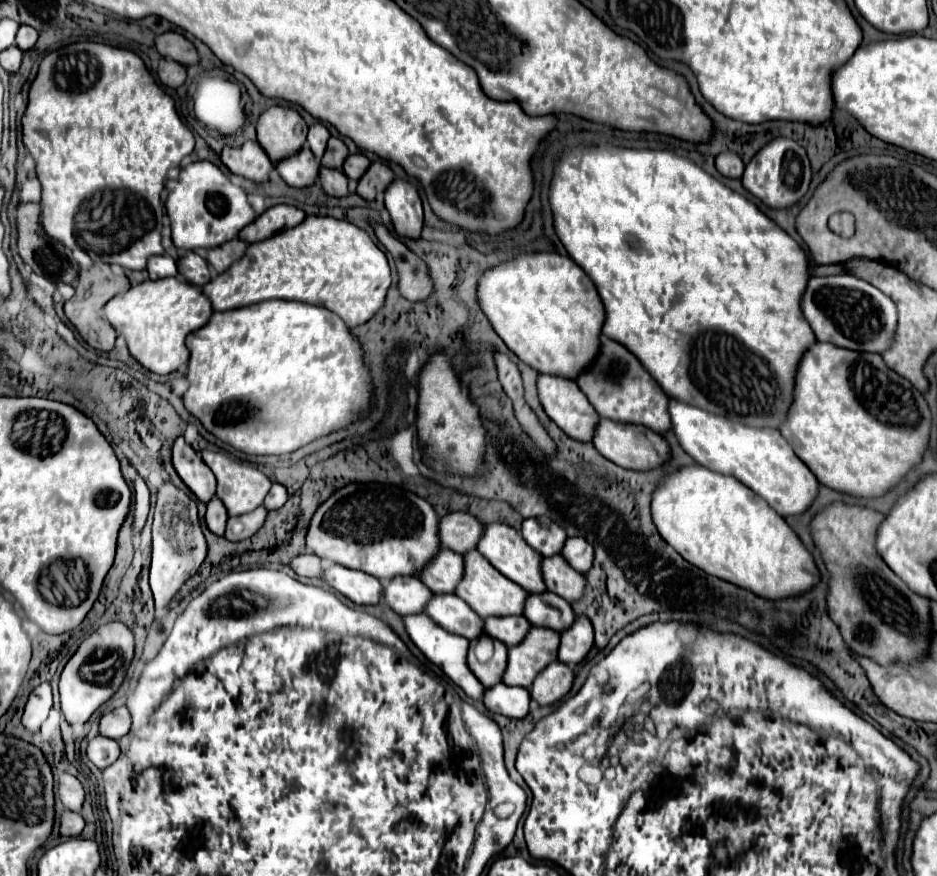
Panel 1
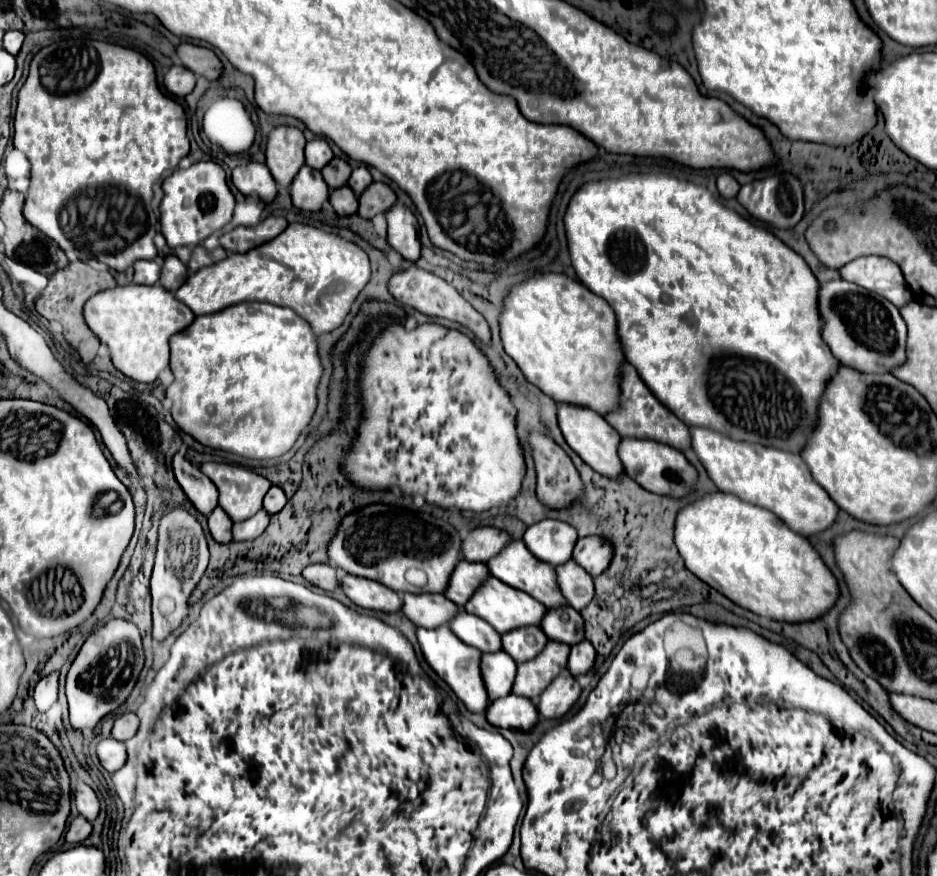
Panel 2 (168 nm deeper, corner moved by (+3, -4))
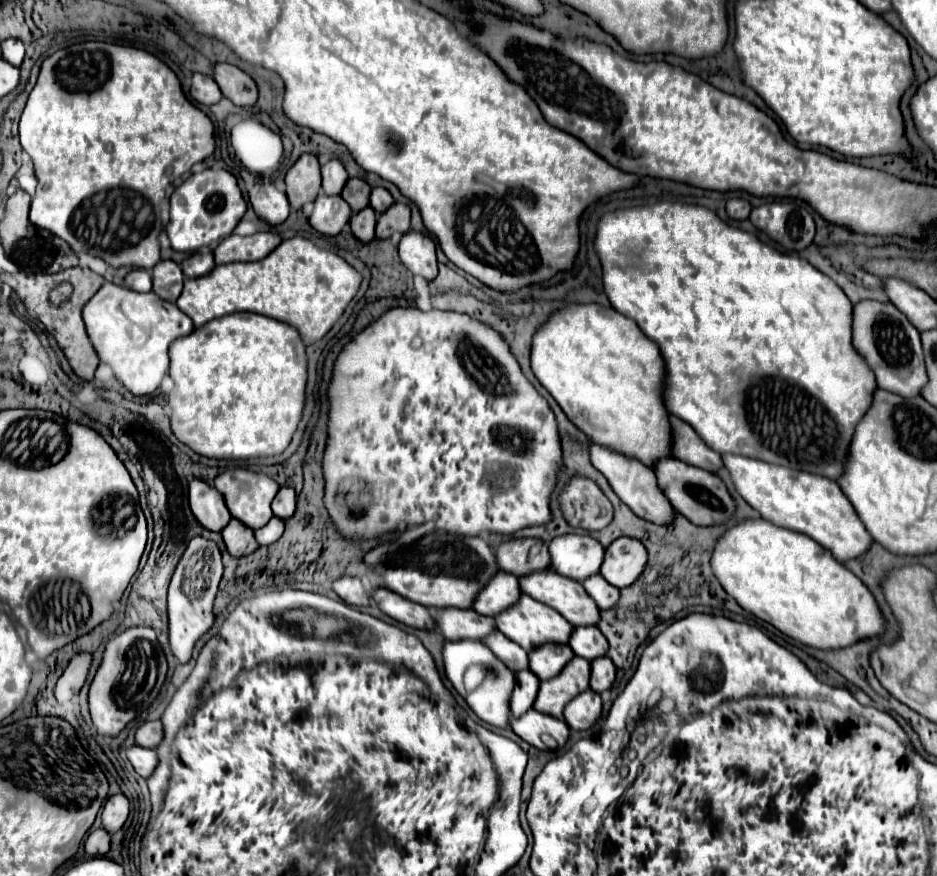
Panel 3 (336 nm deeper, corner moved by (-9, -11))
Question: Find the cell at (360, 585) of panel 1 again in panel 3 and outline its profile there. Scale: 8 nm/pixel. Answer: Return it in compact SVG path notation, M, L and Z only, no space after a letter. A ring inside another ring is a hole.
M388 588L374 590L372 600L380 606L380 610L384 614L388 614L390 618L394 618L406 626L420 628L420 630L434 630L436 628L436 622L426 606L416 604L408 598L402 598L400 594L396 594Z

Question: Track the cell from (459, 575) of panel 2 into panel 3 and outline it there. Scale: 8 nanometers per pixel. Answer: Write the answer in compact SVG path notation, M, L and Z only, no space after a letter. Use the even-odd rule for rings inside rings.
M498 572L488 586L478 594L476 602L474 602L474 610L482 612L484 616L496 616L502 610L514 606L522 596L520 590L520 582L516 576L506 574L506 572Z

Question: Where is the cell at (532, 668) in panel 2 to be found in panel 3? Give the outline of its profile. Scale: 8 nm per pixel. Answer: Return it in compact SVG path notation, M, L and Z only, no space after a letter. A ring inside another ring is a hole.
M574 658L558 676L540 684L534 710L564 718L566 704L590 688L590 662L584 658Z

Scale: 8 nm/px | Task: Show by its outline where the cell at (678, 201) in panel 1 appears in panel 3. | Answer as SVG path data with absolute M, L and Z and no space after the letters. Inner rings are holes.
M658 202L652 206L626 208L626 210L604 214L600 218L598 232L596 232L596 250L604 270L604 278L602 278L604 290L612 306L624 316L632 318L640 326L640 330L660 346L660 352L664 356L666 362L664 404L672 414L670 424L674 430L674 458L708 472L718 472L720 468L724 468L720 454L740 454L768 464L780 464L800 472L818 474L830 480L838 480L844 474L854 428L872 406L872 396L878 386L876 386L874 372L866 364L864 356L852 346L852 302L834 280L830 280L826 274L816 270L806 260L780 254L778 250L756 240L752 234L740 232L738 228L732 228L730 224L722 222L712 210L702 206L692 206L692 204Z

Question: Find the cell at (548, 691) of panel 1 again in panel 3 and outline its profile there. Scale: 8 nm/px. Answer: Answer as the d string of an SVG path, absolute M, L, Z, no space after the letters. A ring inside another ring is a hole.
M588 690L582 692L578 698L574 698L566 710L564 710L564 720L572 730L588 730L594 726L594 722L602 714L602 700L600 694Z

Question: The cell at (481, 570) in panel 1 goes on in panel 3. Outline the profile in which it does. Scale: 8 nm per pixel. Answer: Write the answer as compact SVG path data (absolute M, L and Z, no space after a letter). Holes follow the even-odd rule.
M524 594L516 606L510 606L508 610L500 612L494 620L496 620L498 630L504 636L508 636L510 640L514 640L516 644L520 644L526 652L532 652L534 648L548 644L548 642L550 644L554 644L554 642L556 644L568 644L572 630L574 630L574 626L568 624L568 620L564 620L556 610L552 610L552 608L548 608L548 606L544 606L544 604L532 600L530 596L524 596Z

